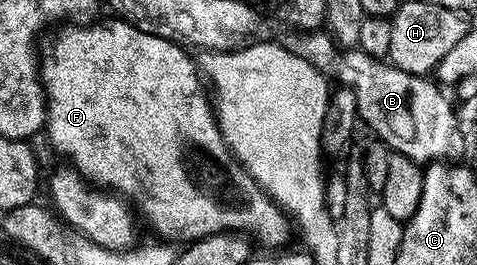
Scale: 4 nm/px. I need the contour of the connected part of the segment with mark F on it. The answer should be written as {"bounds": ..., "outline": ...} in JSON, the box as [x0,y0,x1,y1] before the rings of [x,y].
{"bounds":[38,19,293,249],"outline":[[[100,19],[98,22],[85,24],[64,23],[54,29],[54,32],[56,31],[55,36],[49,37],[47,41],[44,39],[38,45],[39,80],[43,84],[43,94],[47,102],[45,137],[47,136],[48,142],[61,155],[68,156],[71,159],[68,160],[70,167],[76,168],[90,183],[104,190],[114,190],[132,201],[135,199],[139,203],[139,208],[137,207],[138,215],[142,219],[144,216],[151,223],[152,230],[159,235],[156,237],[162,238],[164,241],[180,242],[179,240],[183,240],[182,242],[190,242],[192,240],[200,240],[206,236],[212,236],[218,232],[238,232],[246,234],[256,245],[264,244],[267,247],[264,249],[282,249],[286,245],[283,243],[290,236],[293,236],[292,221],[287,213],[263,191],[263,187],[244,170],[242,164],[235,159],[235,156],[229,150],[229,146],[219,129],[219,122],[215,119],[215,110],[212,101],[209,99],[209,92],[205,87],[204,77],[197,71],[197,64],[193,59],[192,53],[186,47],[176,44],[174,40],[166,40],[160,36],[149,34],[126,19],[111,19],[115,20]]]}

